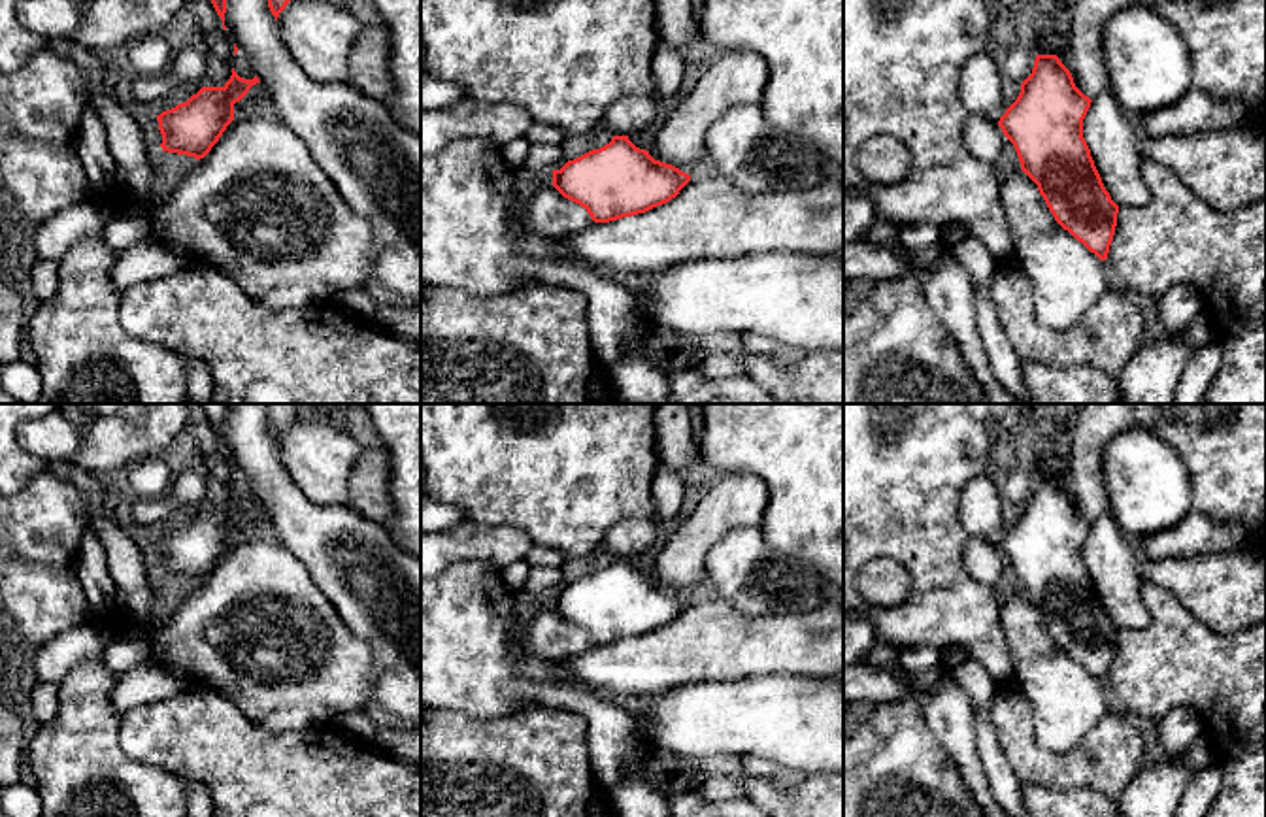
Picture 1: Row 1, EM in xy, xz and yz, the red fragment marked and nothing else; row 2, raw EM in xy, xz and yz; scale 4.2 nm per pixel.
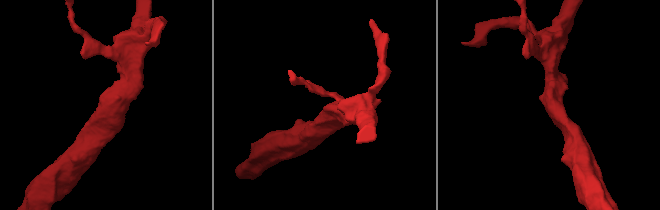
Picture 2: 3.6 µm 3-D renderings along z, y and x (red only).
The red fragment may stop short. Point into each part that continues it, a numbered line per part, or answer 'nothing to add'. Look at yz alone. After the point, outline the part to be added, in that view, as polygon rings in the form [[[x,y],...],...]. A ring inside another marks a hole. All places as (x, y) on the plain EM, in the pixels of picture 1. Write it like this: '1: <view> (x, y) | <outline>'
1: yz (982, 508) | [[[994,472],[977,475],[960,500],[960,519],[970,538],[983,538],[994,545],[1006,536],[1004,498]]]

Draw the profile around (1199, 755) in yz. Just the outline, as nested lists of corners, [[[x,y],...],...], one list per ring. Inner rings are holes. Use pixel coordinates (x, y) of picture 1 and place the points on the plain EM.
[[[1206,734],[1194,738],[1194,742],[1187,747],[1187,751],[1177,757],[1192,772],[1200,772],[1217,762],[1211,742]]]

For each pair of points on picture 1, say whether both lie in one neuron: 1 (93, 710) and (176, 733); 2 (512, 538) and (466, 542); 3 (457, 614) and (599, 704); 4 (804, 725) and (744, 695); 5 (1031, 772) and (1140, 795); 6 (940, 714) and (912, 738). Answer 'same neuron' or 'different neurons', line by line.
1: different neurons
2: same neuron
3: same neuron
4: same neuron
5: different neurons
6: different neurons

